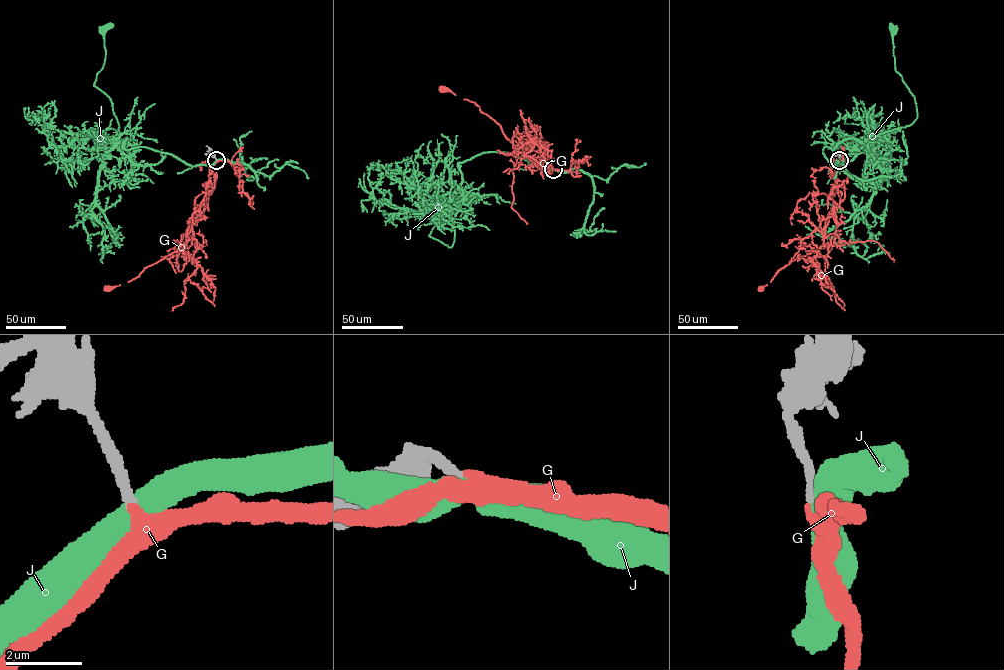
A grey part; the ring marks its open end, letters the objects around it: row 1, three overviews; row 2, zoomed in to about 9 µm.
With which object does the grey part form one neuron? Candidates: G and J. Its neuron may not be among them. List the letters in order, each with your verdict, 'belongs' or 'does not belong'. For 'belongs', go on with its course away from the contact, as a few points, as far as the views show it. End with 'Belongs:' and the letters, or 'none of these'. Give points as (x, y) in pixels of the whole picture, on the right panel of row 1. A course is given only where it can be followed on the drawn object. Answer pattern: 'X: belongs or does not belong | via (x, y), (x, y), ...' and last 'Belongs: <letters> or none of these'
G: belongs | via (839, 160), (836, 178), (844, 183), (844, 197), (832, 212), (824, 243), (780, 269), (762, 288)
J: does not belong
Belongs: G

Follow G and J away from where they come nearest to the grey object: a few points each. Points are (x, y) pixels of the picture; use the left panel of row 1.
G: (216, 160), (211, 170), (214, 189), (193, 213), (186, 240), (138, 276), (108, 288)
J: (216, 160), (191, 166), (146, 147), (123, 149), (126, 138), (116, 143), (112, 103), (94, 84), (103, 29)

